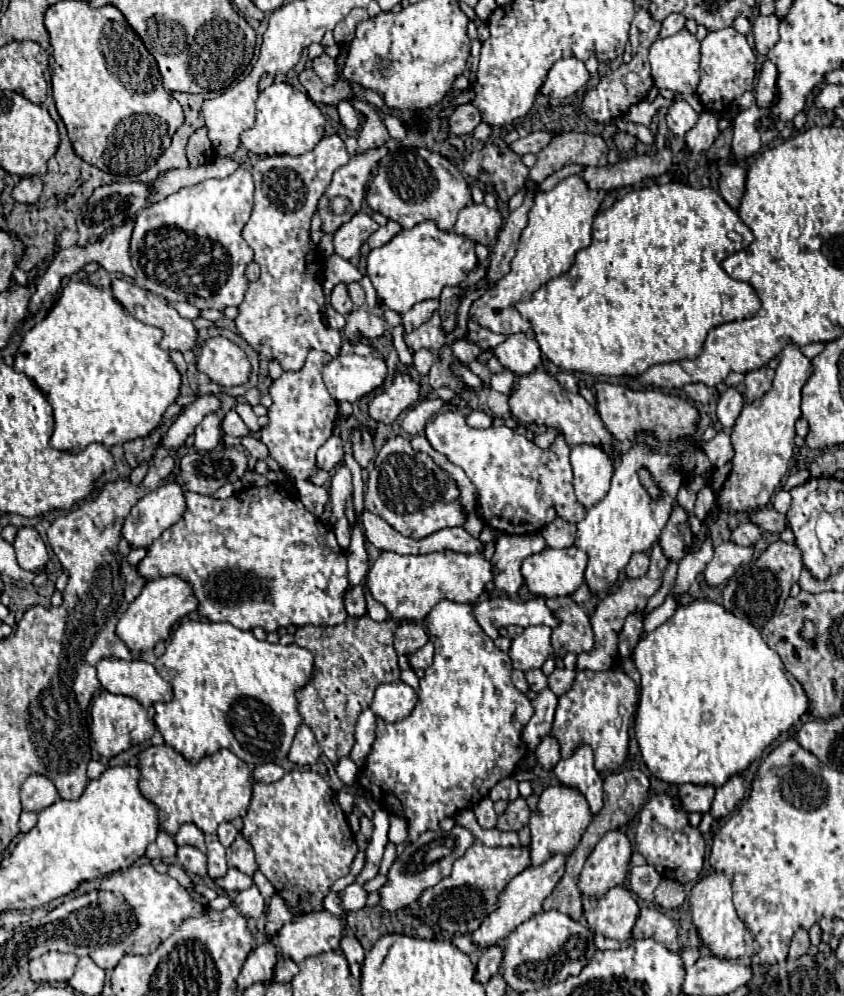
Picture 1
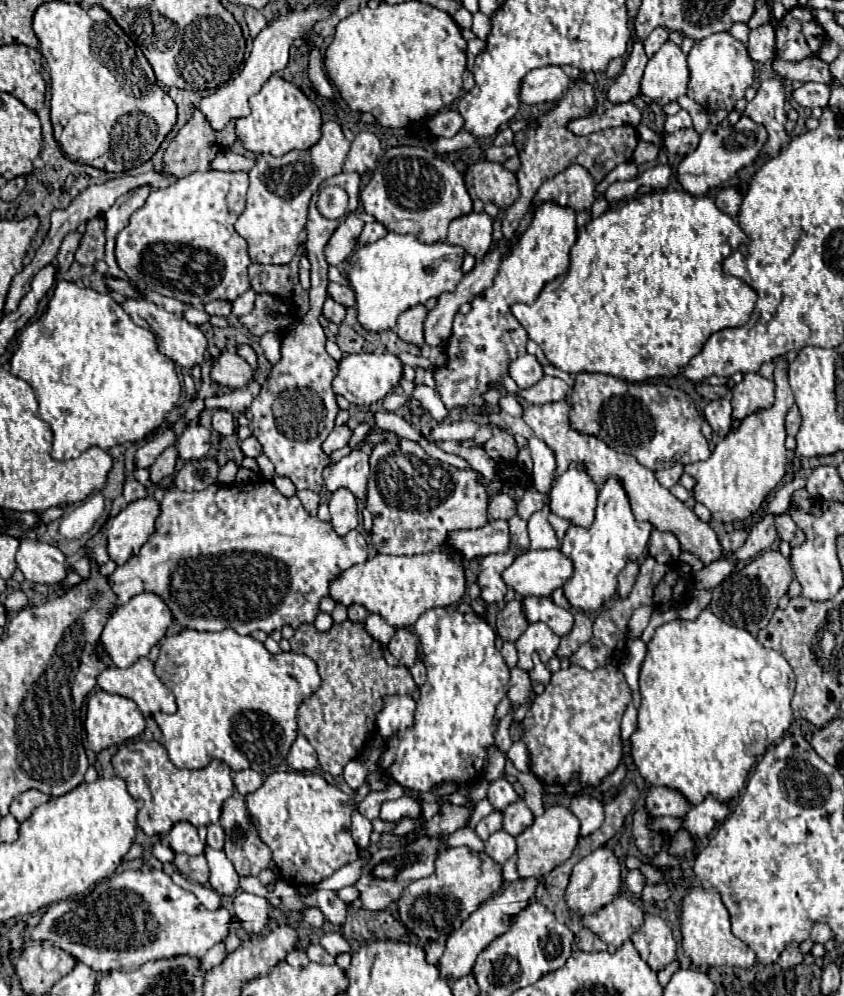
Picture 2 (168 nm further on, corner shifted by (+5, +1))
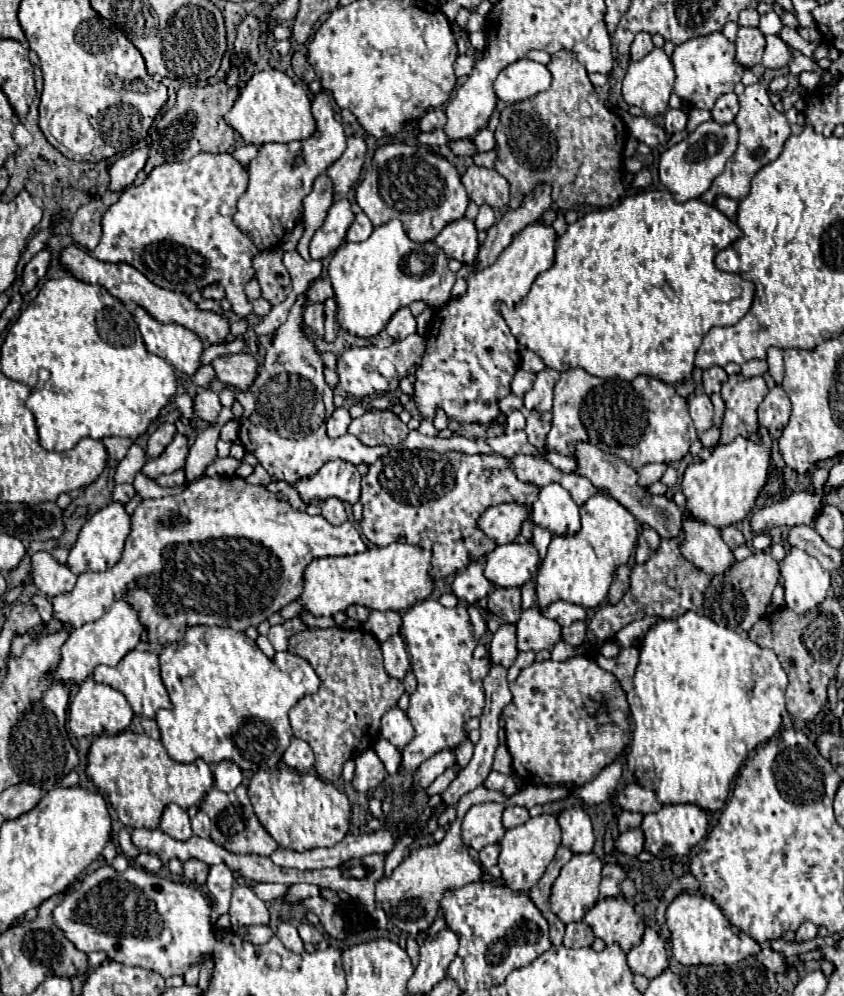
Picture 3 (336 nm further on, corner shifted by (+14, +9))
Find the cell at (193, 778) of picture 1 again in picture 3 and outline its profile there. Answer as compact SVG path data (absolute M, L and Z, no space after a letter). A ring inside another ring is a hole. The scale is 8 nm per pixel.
M132 731L96 737L88 753L86 775L108 797L118 819L132 829L156 829L162 811L170 803L176 803L184 811L198 807L214 785L214 773L206 761L198 759L188 765L176 763L168 757L160 741Z

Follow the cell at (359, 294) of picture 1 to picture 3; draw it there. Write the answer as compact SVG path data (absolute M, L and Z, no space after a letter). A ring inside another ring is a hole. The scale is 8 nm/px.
M316 279L314 283L312 283L312 287L308 289L308 303L322 303L322 301L326 301L328 297L334 297L334 289L332 289L332 283L328 281L328 279Z

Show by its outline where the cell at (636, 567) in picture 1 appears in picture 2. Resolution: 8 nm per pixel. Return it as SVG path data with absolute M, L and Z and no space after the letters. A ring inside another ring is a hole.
M631 561L631 563L627 563L625 569L619 573L619 589L617 589L617 593L619 593L621 599L625 599L625 597L629 595L631 587L633 587L633 583L635 583L635 579L637 579L637 571L639 571L639 565Z

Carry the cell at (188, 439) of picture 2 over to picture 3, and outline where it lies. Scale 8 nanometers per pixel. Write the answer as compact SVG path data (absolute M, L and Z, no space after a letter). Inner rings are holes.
M176 433L172 443L164 449L164 453L156 459L150 459L146 465L144 465L144 473L148 477L158 477L158 475L164 475L164 473L172 473L172 471L178 471L180 467L184 467L184 461L186 461L186 455L190 451L190 441L188 441L188 435L182 435L182 433Z

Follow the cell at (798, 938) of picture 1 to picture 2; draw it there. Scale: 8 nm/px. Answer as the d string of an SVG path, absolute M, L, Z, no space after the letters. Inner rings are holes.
M787 945L785 947L785 953L781 955L781 963L785 963L785 969L793 969L797 965L803 963L803 955L799 951L799 945Z

